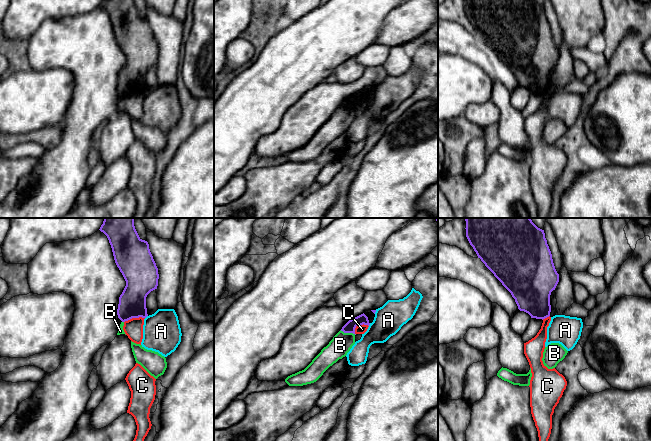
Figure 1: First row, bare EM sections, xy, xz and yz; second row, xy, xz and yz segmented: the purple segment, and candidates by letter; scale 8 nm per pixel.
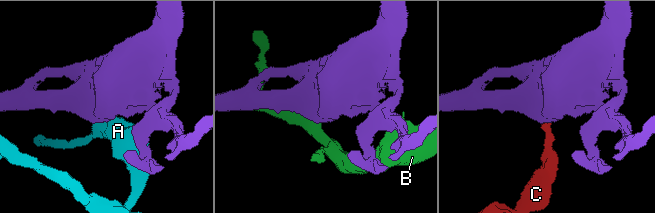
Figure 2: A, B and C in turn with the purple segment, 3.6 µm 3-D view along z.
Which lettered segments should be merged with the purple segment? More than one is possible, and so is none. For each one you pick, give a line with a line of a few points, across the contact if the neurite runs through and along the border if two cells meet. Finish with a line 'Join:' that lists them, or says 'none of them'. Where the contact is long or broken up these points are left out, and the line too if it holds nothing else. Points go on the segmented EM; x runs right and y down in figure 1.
Join: none of them

